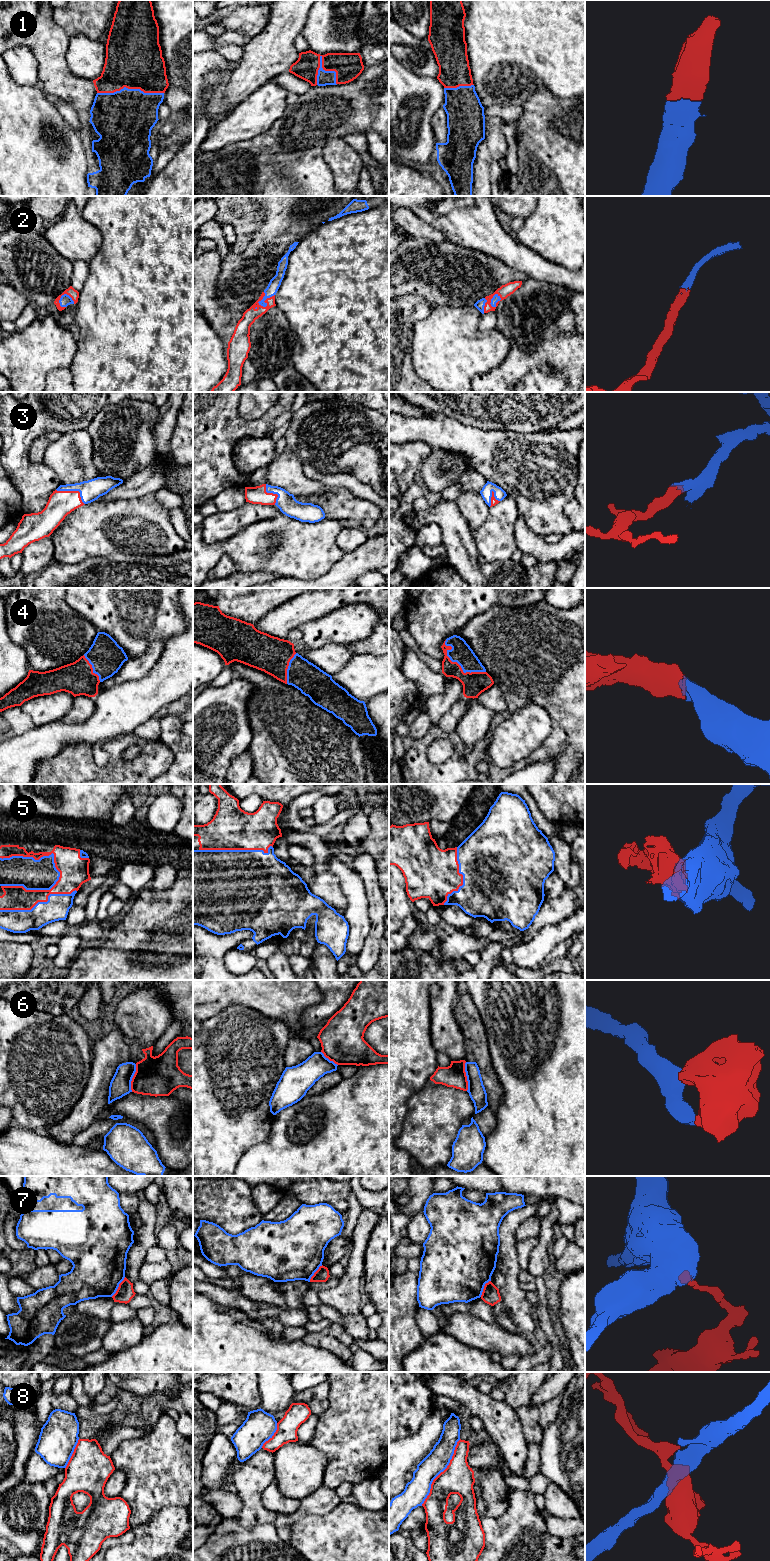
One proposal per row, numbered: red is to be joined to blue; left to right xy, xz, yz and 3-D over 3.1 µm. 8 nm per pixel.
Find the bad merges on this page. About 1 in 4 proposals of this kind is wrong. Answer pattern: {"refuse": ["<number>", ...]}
{"refuse": ["6", "7", "8"]}

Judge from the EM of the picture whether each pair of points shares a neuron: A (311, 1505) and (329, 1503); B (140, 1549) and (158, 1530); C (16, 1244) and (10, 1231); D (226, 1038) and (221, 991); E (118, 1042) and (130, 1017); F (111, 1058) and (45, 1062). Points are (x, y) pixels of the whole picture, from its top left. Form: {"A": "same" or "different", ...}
{"A": "same", "B": "same", "C": "same", "D": "different", "E": "different", "F": "different"}

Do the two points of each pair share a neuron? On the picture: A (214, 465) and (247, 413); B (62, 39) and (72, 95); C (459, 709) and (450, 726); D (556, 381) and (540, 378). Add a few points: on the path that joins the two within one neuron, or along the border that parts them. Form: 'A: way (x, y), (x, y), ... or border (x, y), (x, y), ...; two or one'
A: border (237, 402), (243, 419), (265, 412); two
B: way (58, 53), (58, 79), (60, 81); one
C: way (455, 713), (450, 722); one
D: way (552, 381), (544, 381); one

